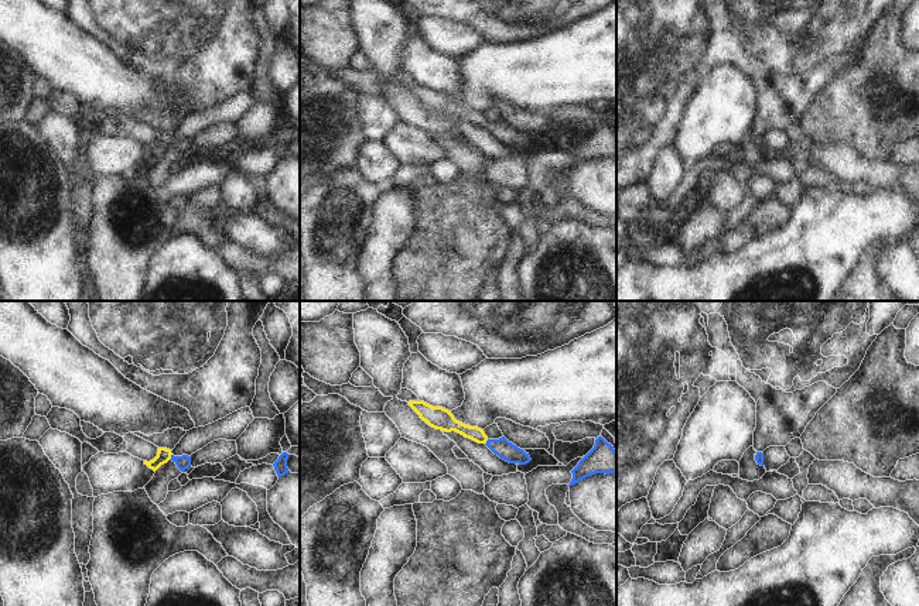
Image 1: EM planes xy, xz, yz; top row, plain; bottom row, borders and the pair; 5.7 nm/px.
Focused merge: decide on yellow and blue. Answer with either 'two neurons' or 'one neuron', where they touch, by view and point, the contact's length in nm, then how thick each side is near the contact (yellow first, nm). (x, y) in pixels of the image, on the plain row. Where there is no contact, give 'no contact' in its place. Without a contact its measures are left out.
one neuron; meets yellow in xy at (170, 140); contact 40 nm long; 80 nm thick on the yellow side, 80 nm on the other

